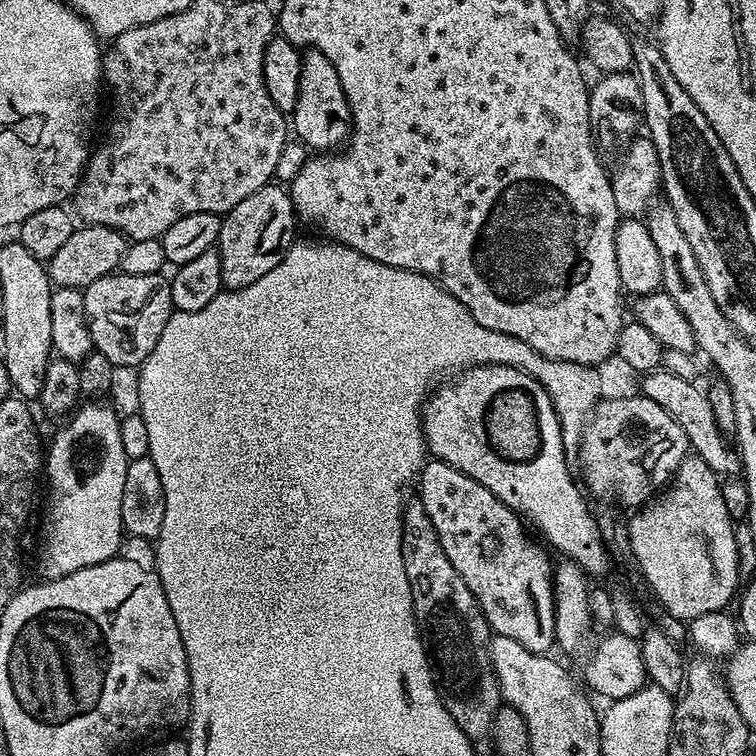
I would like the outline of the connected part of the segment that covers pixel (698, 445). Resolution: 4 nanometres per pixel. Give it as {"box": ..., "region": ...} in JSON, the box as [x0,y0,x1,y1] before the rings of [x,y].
{"box":[643,371,741,478],"region":[[[664,371],[643,373],[643,396],[658,402],[658,406],[662,406],[662,410],[666,410],[666,414],[670,414],[670,418],[674,418],[674,422],[678,422],[682,430],[686,430],[691,451],[700,456],[706,462],[706,466],[710,466],[710,470],[716,472],[717,477],[725,478],[724,476],[732,476],[735,472],[737,475],[741,471],[740,457],[729,437],[718,426],[714,410],[708,401],[707,391],[703,387],[691,384],[686,377],[679,376],[676,372]]]}

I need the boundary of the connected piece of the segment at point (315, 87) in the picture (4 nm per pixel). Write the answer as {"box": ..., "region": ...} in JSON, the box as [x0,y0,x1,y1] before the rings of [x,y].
{"box":[290,48,352,154],"region":[[[308,48],[300,57],[298,102],[290,114],[290,128],[295,139],[305,149],[320,154],[339,149],[349,139],[352,131],[350,106],[346,102],[342,82],[338,82],[338,70],[334,70],[332,60],[317,48]]]}

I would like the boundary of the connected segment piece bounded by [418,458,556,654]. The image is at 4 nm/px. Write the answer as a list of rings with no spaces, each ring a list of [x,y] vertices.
[[[435,458],[421,467],[419,484],[418,499],[424,503],[434,530],[438,530],[438,542],[442,542],[446,558],[458,570],[462,582],[470,586],[489,629],[495,635],[514,638],[531,652],[551,653],[556,644],[554,564],[534,541],[528,540],[521,517],[490,494],[486,486]]]

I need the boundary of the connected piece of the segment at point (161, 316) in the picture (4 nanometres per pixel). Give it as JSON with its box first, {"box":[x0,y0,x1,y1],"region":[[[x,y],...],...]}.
{"box":[83,271,173,369],"region":[[[117,271],[111,276],[98,278],[98,282],[90,282],[90,286],[83,289],[83,293],[86,298],[86,322],[93,349],[106,354],[106,358],[110,358],[110,362],[117,369],[132,367],[135,369],[143,364],[150,350],[158,346],[158,338],[162,338],[162,330],[166,330],[166,322],[173,314],[171,283],[160,274],[151,276]]]}

